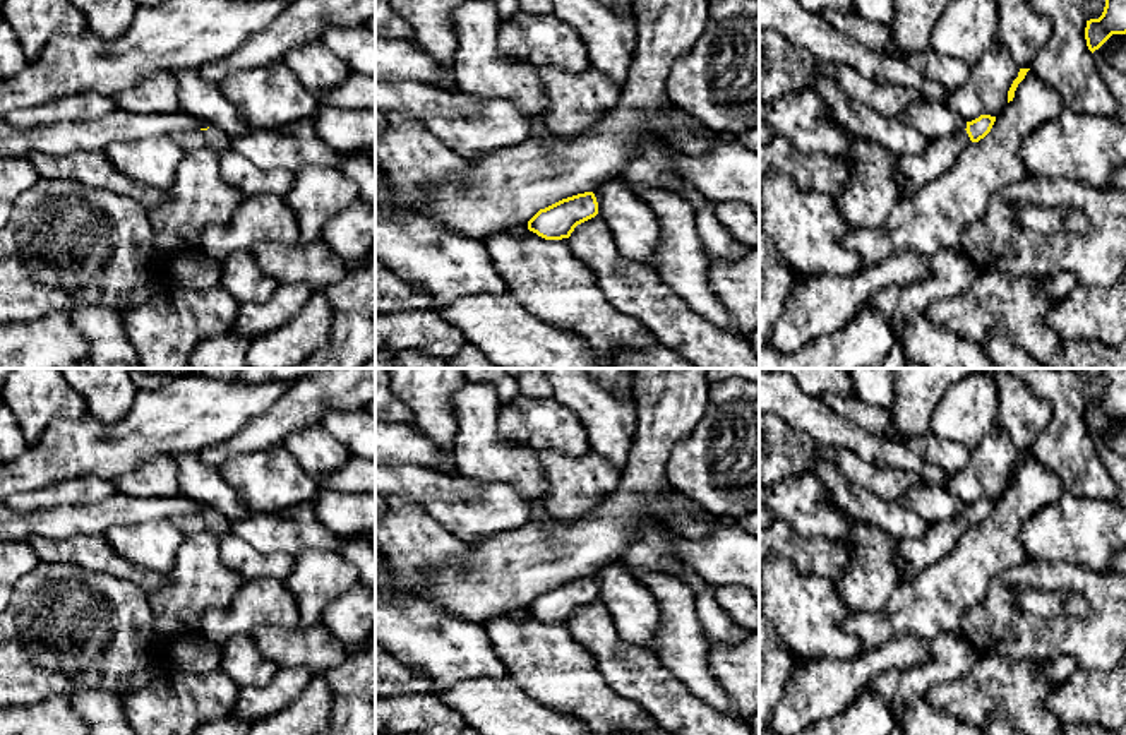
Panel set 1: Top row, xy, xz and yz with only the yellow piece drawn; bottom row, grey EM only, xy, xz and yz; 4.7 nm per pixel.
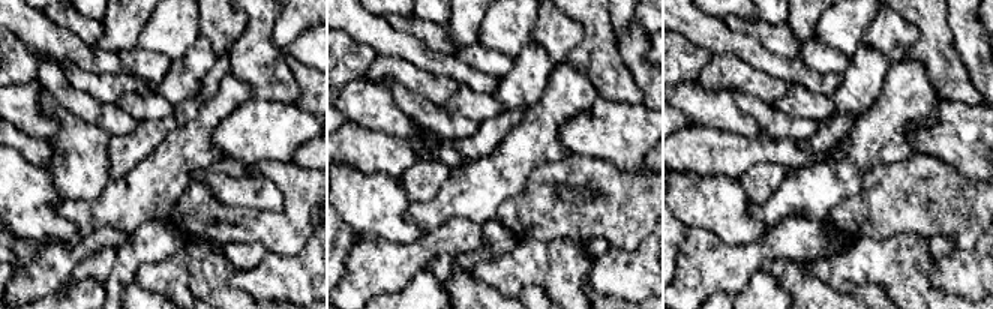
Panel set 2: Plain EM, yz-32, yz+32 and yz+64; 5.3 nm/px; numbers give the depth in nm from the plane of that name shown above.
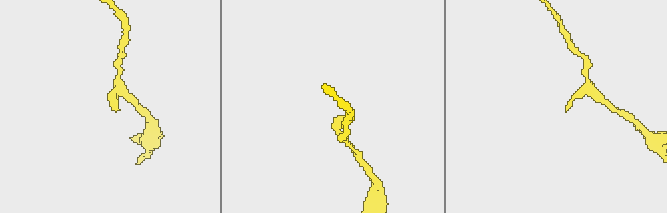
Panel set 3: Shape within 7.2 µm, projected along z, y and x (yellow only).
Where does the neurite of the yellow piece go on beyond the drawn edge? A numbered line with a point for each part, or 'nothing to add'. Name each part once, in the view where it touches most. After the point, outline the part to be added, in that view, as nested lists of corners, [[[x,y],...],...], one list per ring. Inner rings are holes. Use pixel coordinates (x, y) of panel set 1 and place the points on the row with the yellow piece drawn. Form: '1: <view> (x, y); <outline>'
1: yz (916, 170); [[[963,128],[949,135],[931,139],[922,154],[898,156],[895,170],[901,175],[901,182],[898,183],[900,197],[915,194],[925,183],[949,171],[970,142]]]

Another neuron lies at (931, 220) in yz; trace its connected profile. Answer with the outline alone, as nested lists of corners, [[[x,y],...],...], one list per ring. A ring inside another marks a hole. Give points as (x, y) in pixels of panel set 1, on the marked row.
[[[1028,70],[1018,84],[1015,98],[1006,103],[984,139],[970,142],[944,175],[925,183],[915,194],[900,197],[879,228],[850,230],[845,235],[845,245],[860,255],[862,269],[876,266],[881,259],[900,252],[931,257],[939,250],[958,250],[961,233],[984,218],[991,199],[1008,185],[1030,176],[1020,159],[1021,142],[1063,111],[1064,105],[1059,93]]]

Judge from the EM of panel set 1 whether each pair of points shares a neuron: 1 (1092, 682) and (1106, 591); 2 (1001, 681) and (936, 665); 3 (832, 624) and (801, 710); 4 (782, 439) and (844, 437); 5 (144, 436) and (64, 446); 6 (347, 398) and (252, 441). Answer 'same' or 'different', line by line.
1: different
2: different
3: different
4: different
5: same
6: same

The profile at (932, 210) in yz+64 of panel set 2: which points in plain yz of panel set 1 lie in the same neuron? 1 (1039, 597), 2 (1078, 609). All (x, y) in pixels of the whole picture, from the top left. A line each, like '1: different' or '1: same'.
1: different
2: different

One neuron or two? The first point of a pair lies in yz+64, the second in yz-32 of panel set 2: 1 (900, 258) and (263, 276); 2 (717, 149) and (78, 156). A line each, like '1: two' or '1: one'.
1: two
2: two

